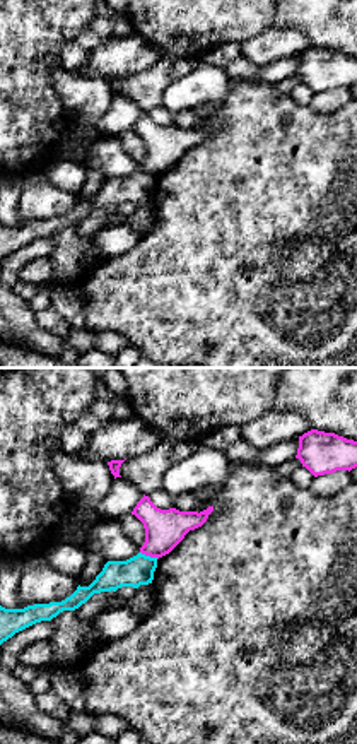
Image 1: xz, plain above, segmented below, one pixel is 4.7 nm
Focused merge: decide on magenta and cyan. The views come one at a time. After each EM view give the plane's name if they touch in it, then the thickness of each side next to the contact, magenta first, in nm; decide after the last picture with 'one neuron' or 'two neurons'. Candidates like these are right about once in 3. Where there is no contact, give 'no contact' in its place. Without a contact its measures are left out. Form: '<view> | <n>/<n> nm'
xz | 190/140 nm

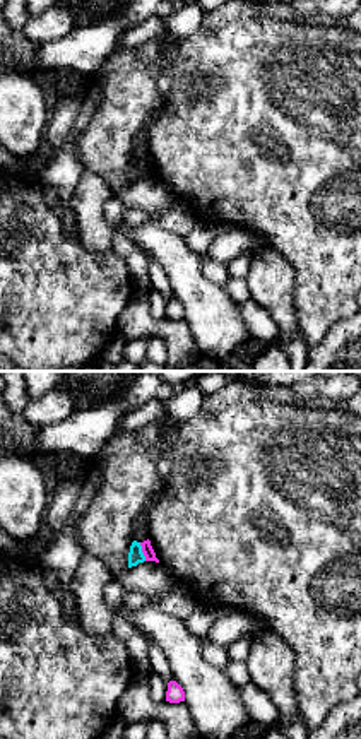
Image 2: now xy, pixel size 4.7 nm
xy | 50/70 nm

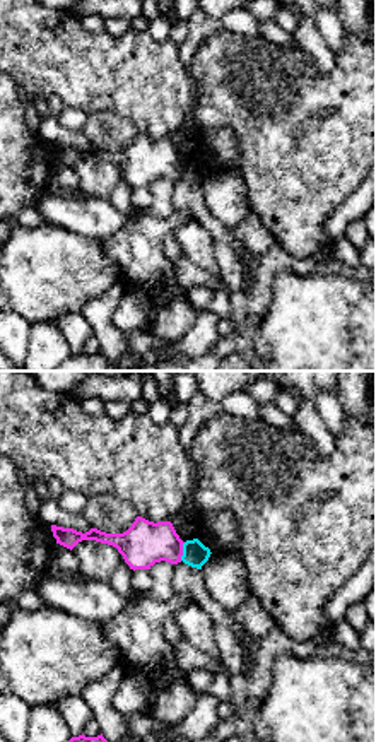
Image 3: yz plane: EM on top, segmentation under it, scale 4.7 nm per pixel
yz | 200/120 nm

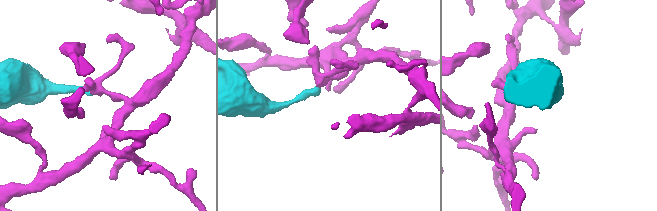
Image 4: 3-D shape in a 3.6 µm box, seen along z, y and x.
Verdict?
two neurons

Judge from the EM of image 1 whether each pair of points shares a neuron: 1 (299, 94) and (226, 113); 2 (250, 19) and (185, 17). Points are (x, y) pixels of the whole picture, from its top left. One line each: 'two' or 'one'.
1: two
2: one

